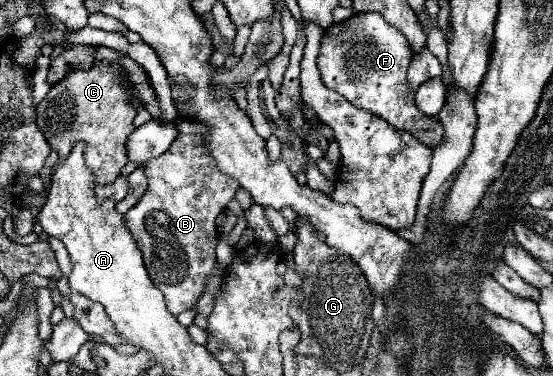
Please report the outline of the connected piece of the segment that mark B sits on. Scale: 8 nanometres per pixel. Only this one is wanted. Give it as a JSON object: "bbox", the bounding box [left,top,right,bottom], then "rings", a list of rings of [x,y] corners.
{"bbox":[123,134,239,314],"rings":[[[182,134],[157,158],[145,162],[147,192],[123,222],[143,252],[145,268],[153,284],[163,292],[171,314],[181,314],[197,304],[205,280],[215,268],[215,246],[219,240],[215,218],[227,208],[239,184],[219,172],[213,156],[197,134]]]}

